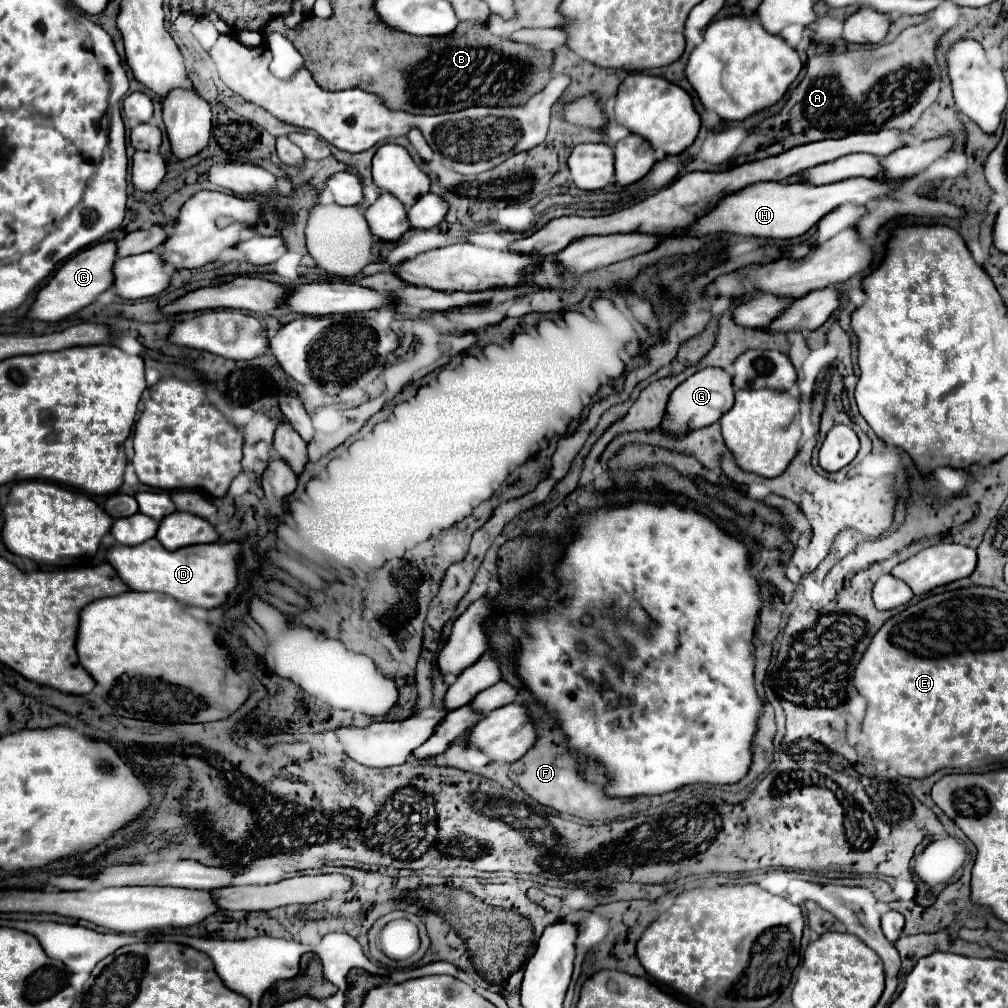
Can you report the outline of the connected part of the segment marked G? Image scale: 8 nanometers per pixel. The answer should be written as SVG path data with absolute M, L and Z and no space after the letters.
M703 368L693 376L689 376L683 384L679 384L679 388L673 390L663 418L663 428L671 432L683 432L685 428L691 430L691 424L689 424L691 418L697 418L695 420L697 428L703 428L717 422L727 410L731 410L731 406L733 406L731 374L721 368Z

